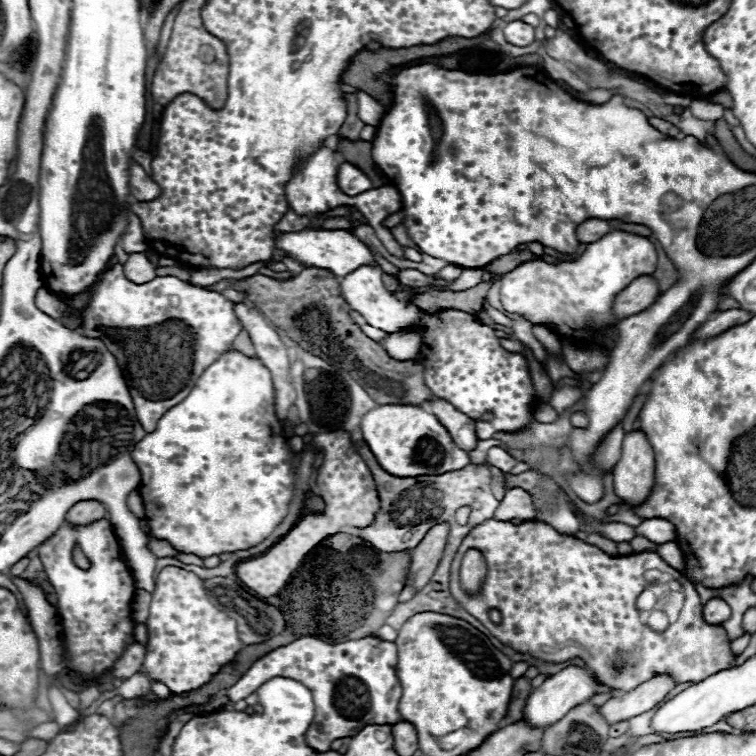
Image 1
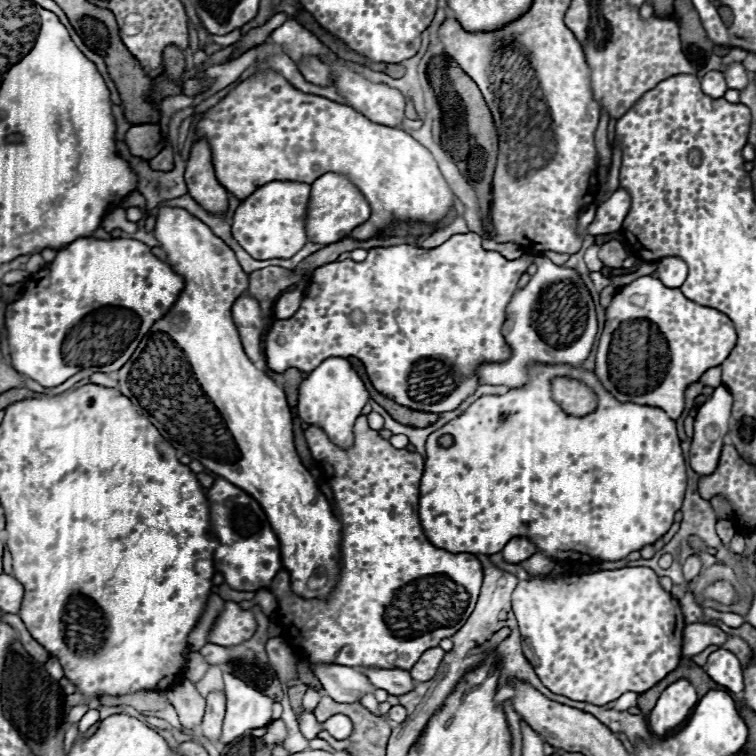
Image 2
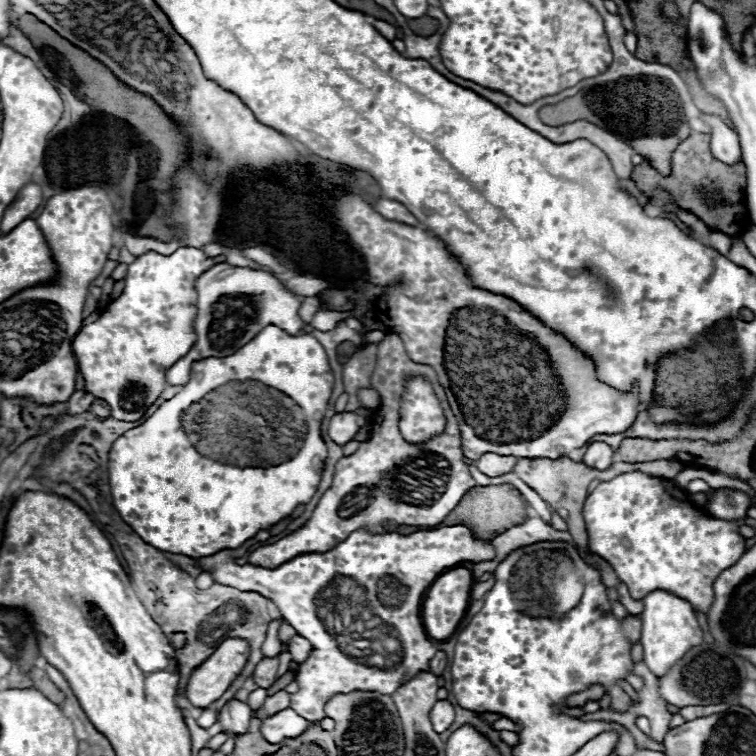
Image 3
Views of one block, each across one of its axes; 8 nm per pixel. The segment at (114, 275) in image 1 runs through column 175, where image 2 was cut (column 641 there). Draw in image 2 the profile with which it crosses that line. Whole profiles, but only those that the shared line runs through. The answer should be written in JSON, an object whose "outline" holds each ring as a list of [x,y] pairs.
{"outline":[[[642,276],[622,286],[606,308],[606,322],[596,352],[594,374],[602,382],[604,390],[616,400],[662,408],[672,420],[678,420],[684,410],[686,388],[698,382],[708,368],[722,364],[734,344],[736,330],[726,314],[688,300],[678,288],[668,288],[654,276]]]}

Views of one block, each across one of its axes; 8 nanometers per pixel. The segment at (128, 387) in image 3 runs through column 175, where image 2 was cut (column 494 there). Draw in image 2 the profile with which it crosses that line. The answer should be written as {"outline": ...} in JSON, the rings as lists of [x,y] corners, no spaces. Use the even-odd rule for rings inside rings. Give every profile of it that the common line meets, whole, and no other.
{"outline":[[[468,232],[454,234],[448,242],[430,250],[402,244],[374,248],[364,262],[348,258],[324,264],[312,272],[312,282],[298,312],[292,318],[276,320],[266,332],[266,364],[274,372],[288,368],[312,372],[326,358],[356,356],[366,366],[372,386],[390,400],[396,400],[396,404],[432,414],[452,412],[480,386],[480,378],[474,372],[476,364],[500,362],[512,356],[502,336],[502,324],[508,300],[514,296],[520,276],[532,262],[534,256],[506,260],[498,252],[488,252],[482,248],[482,238]],[[356,310],[362,314],[360,322],[352,320]]]}

